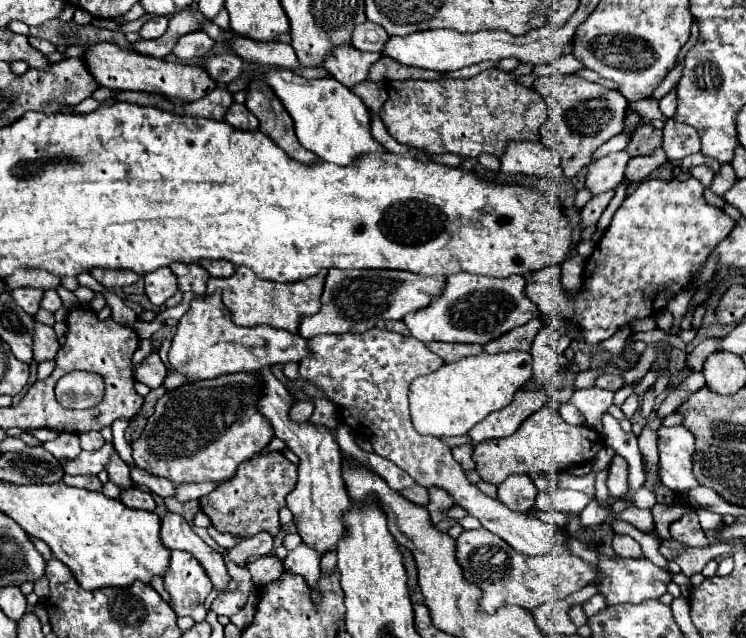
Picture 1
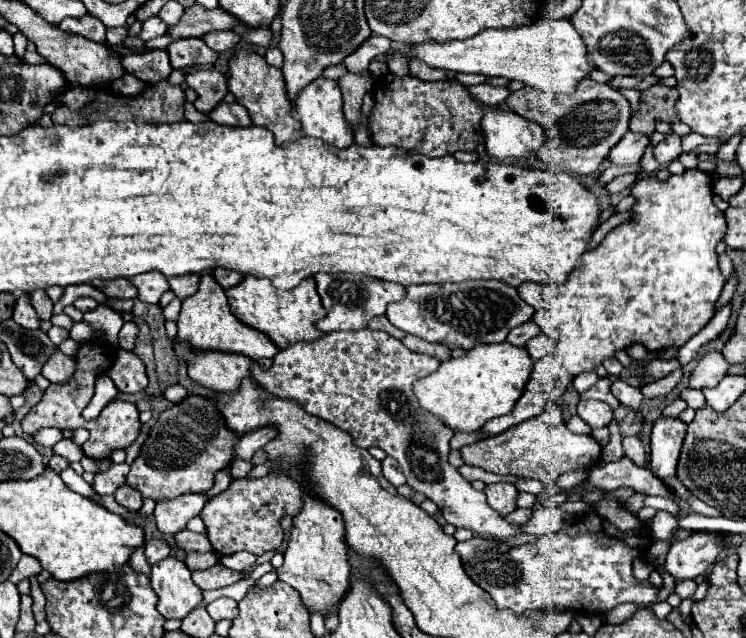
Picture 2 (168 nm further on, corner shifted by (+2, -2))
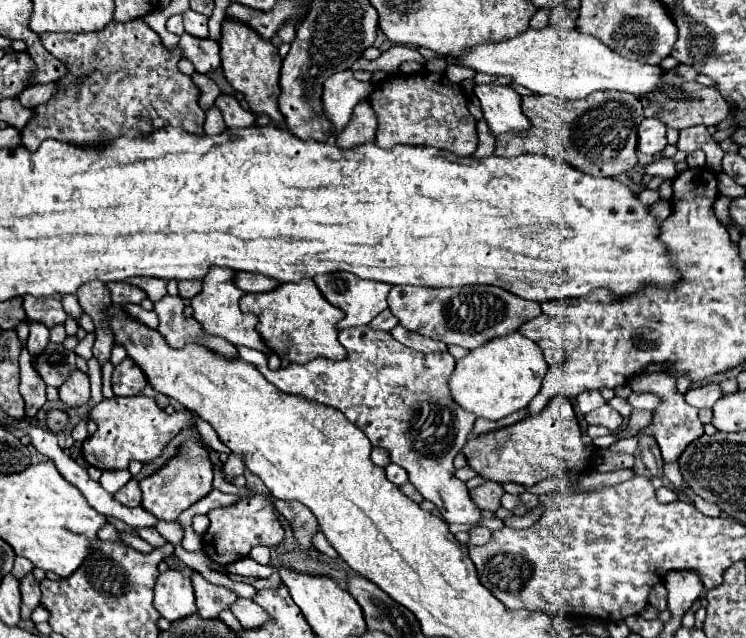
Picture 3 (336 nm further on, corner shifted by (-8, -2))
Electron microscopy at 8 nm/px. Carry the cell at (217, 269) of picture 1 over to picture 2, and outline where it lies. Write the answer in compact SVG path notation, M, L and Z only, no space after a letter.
M213 270L213 278L223 286L223 288L231 288L235 284L241 282L243 274L237 274L235 270Z

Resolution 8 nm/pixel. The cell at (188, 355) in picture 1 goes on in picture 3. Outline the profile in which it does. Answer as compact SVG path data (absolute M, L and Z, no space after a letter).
M213 266L207 272L207 278L203 278L201 294L197 294L195 298L191 298L193 318L201 324L201 328L207 334L221 336L221 338L229 340L235 346L247 346L247 348L255 348L255 350L269 350L265 346L265 342L261 340L261 336L255 334L257 318L253 314L243 314L239 310L239 300L241 300L241 296L245 292L235 286L235 280L233 280L235 274L237 274L235 270L227 270L227 268L219 268L219 266Z

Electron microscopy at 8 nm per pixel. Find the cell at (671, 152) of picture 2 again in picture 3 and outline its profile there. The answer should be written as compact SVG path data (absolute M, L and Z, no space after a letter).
M699 124L699 126L691 126L685 130L679 130L679 142L677 148L683 152L695 152L695 150L703 150L709 158L709 164L721 172L721 158L723 158L723 150L717 144L717 140L707 132L707 126Z

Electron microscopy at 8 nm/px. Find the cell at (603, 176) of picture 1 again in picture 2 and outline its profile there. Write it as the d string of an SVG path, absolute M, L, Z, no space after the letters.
M627 132L625 138L621 138L621 142L617 142L617 146L613 146L607 162L611 166L635 166L635 164L639 164L647 144L649 144L647 136Z

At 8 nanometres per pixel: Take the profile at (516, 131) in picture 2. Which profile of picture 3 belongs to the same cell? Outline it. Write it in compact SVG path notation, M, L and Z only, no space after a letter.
M475 84L475 96L481 102L483 118L495 136L503 132L523 132L531 124L521 112L521 96L511 86Z

